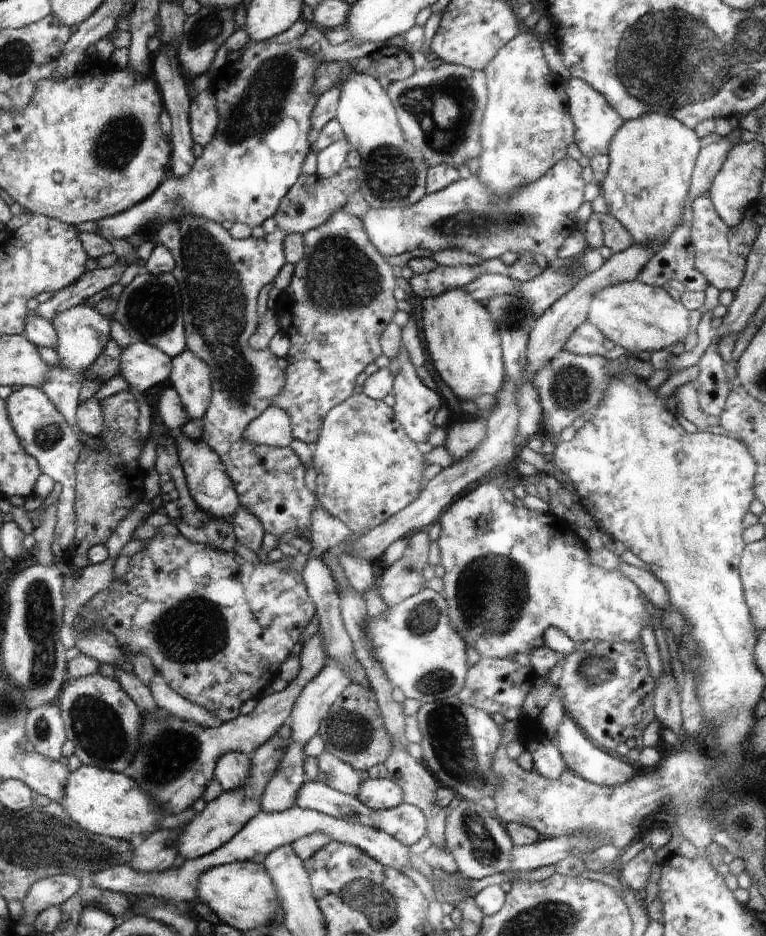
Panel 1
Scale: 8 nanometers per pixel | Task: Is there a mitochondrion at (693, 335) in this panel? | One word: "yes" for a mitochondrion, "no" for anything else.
no

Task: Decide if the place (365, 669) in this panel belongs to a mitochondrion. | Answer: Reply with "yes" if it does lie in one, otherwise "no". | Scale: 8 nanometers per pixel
no

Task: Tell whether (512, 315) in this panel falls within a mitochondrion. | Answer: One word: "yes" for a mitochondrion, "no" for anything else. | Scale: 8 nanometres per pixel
yes

